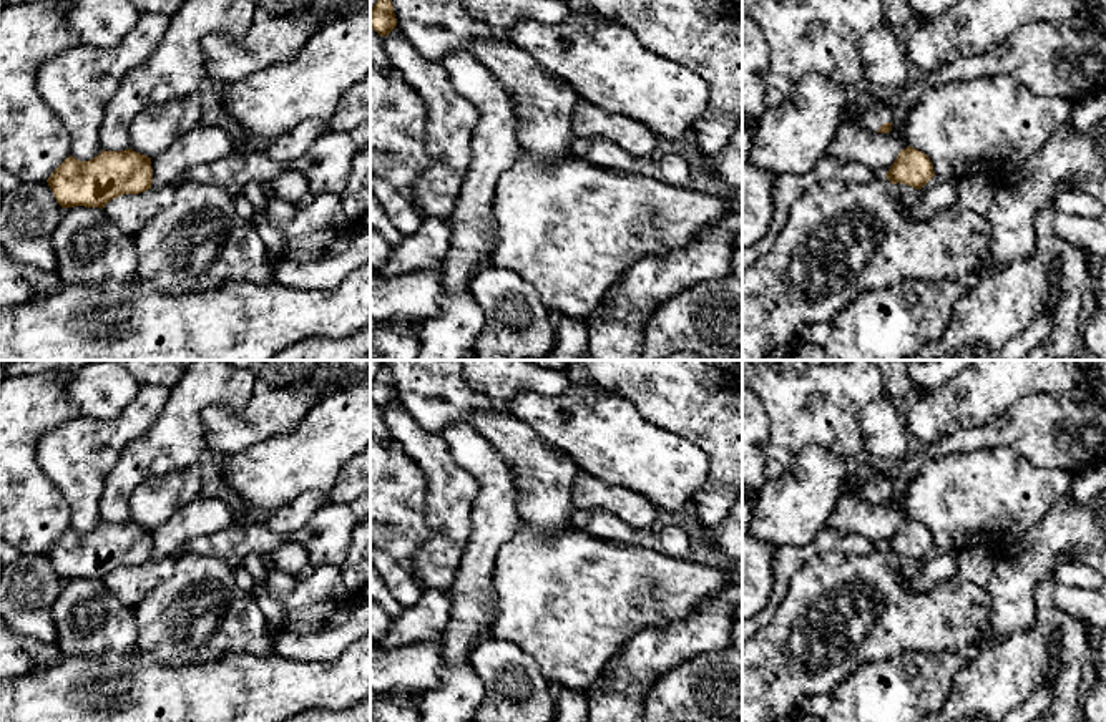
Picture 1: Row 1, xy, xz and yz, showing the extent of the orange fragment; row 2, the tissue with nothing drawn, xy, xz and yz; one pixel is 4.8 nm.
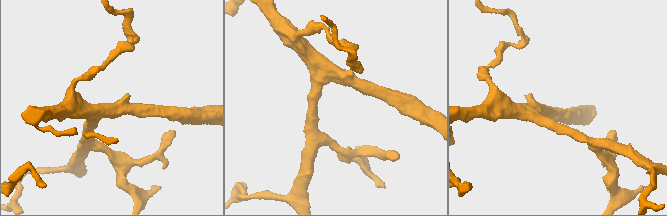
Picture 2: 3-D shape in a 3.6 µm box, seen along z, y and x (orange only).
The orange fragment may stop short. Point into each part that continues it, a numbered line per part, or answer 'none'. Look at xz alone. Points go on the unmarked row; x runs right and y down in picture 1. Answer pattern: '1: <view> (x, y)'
none

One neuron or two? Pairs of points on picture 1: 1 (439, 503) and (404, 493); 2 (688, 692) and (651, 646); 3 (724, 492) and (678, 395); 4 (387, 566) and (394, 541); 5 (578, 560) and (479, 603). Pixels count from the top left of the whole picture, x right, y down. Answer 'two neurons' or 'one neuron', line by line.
1: two neurons
2: two neurons
3: one neuron
4: two neurons
5: two neurons

